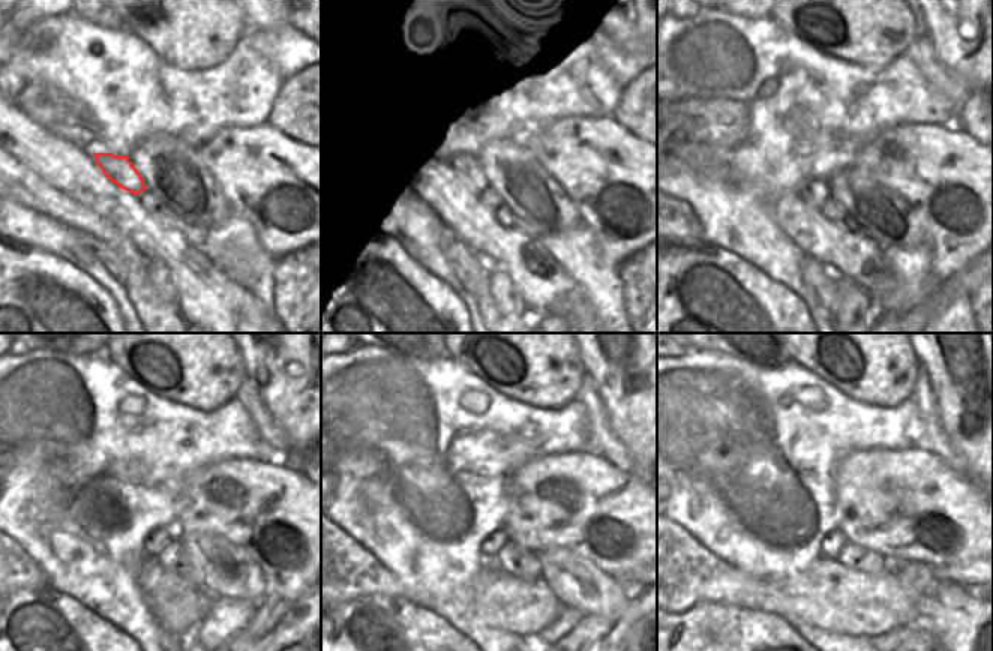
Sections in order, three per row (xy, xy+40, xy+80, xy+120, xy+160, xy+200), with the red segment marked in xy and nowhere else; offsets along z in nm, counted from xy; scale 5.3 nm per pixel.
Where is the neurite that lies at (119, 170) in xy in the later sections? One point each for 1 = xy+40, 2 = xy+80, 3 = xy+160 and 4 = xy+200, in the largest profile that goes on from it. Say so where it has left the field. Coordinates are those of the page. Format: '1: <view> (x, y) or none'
1: xy+40 (471, 176)
2: xy+80 (816, 191)
3: xy+160 (491, 546)
4: xy+200 (831, 545)

